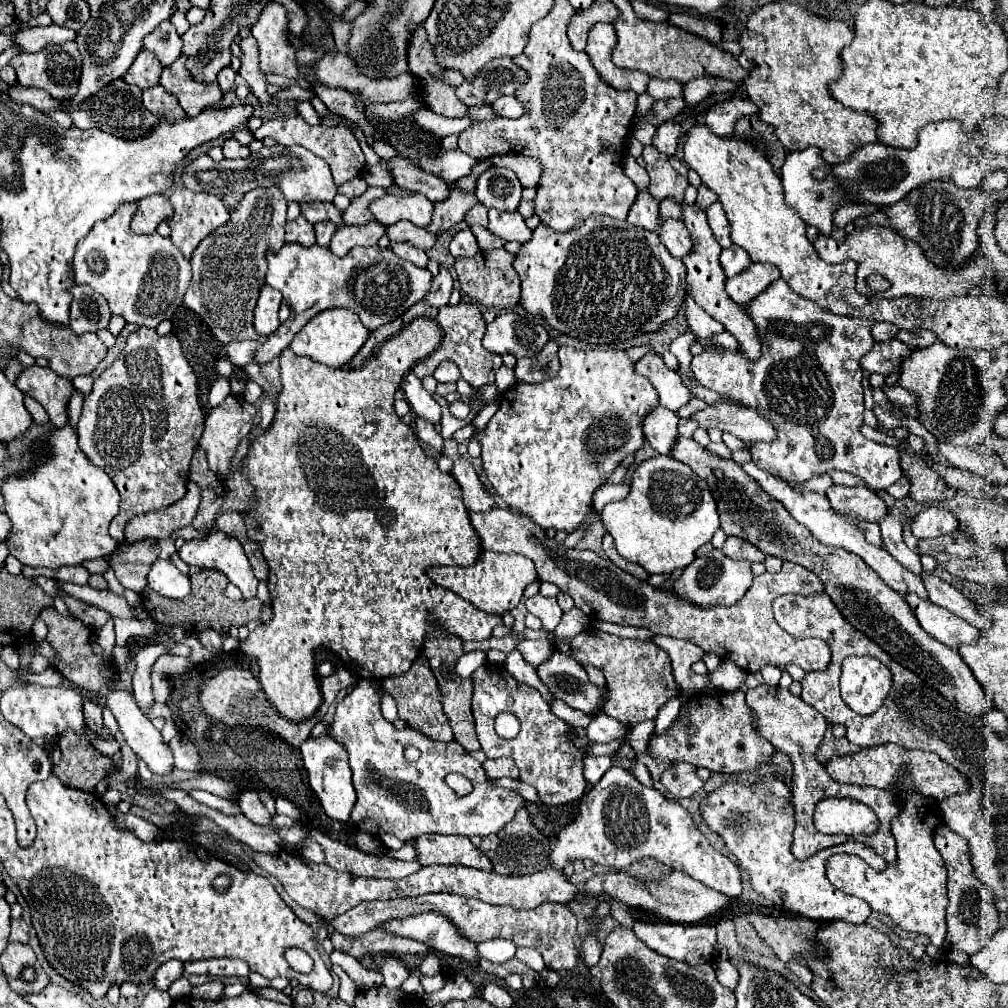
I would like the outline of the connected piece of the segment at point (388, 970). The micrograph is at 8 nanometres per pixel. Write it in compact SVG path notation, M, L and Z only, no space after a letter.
M388 958L380 972L384 976L384 986L386 988L400 988L402 982L408 978L408 970L394 958Z

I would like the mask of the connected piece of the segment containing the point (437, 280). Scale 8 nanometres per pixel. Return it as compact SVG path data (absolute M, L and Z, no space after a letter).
M440 266L440 272L438 272L438 276L434 276L432 288L430 288L430 292L426 294L426 302L428 302L430 306L434 306L434 308L446 306L450 294L452 294L452 276L450 276L448 268Z

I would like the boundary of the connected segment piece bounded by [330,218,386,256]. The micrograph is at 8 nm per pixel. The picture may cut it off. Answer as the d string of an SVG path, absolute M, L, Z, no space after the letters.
M376 218L370 220L364 226L344 226L344 228L336 230L332 244L330 244L330 250L336 256L344 256L354 246L374 246L374 244L378 244L378 240L384 234L386 234L386 226L380 224Z

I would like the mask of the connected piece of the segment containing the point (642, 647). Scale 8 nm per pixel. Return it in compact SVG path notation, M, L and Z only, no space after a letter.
M586 628L574 640L556 644L556 650L574 656L584 666L598 666L604 672L608 686L608 704L602 708L602 712L616 718L626 728L634 728L644 720L654 720L660 708L680 694L680 686L676 686L676 678L672 674L670 656L654 642L626 640L614 634L606 634L598 628Z

